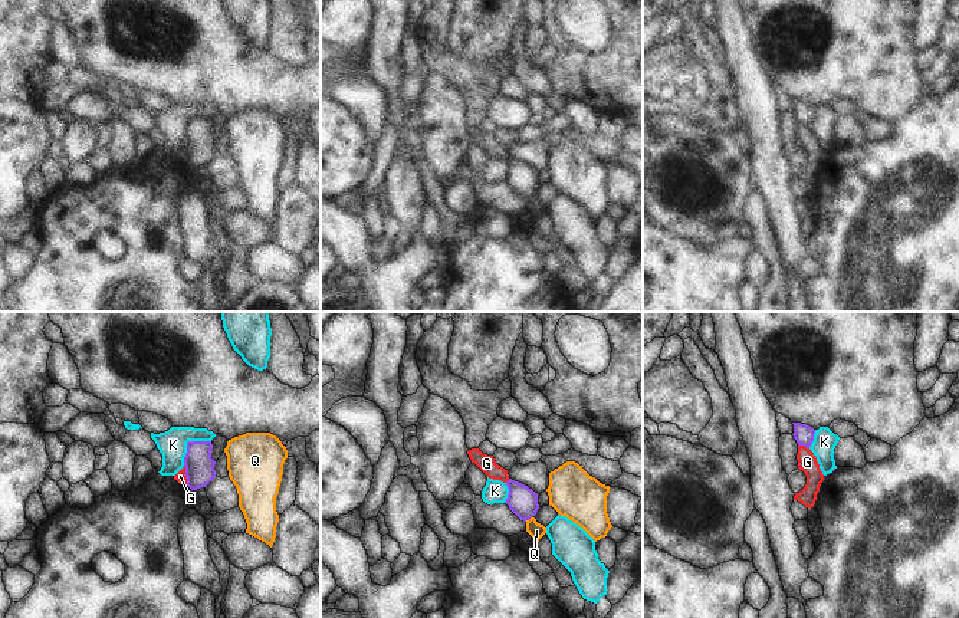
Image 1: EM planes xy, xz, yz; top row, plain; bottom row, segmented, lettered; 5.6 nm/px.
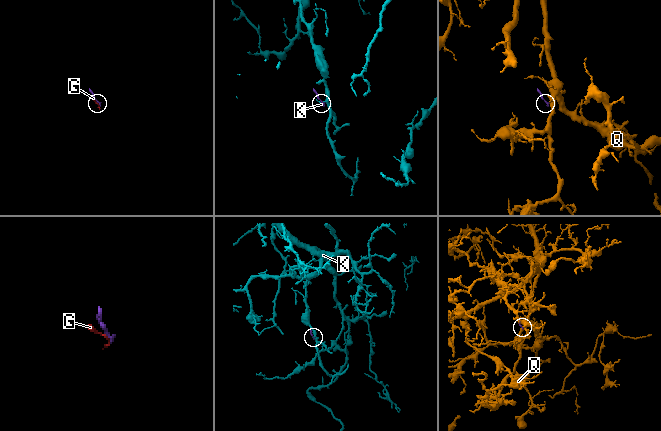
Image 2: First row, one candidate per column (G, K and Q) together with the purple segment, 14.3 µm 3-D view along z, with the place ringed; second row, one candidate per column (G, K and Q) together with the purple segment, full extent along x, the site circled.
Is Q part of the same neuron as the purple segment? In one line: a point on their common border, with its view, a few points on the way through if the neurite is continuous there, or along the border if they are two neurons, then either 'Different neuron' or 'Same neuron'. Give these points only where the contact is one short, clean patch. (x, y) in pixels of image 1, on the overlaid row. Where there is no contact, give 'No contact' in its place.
Touches purple at xz (528, 519). Path across: xz (522, 500), (528, 519), (537, 531). Same neuron

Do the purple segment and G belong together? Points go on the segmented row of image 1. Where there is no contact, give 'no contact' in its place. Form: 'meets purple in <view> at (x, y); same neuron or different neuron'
meets purple in xy at (186, 474); different neuron

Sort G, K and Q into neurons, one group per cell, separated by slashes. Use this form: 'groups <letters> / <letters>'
groups G / K / Q

